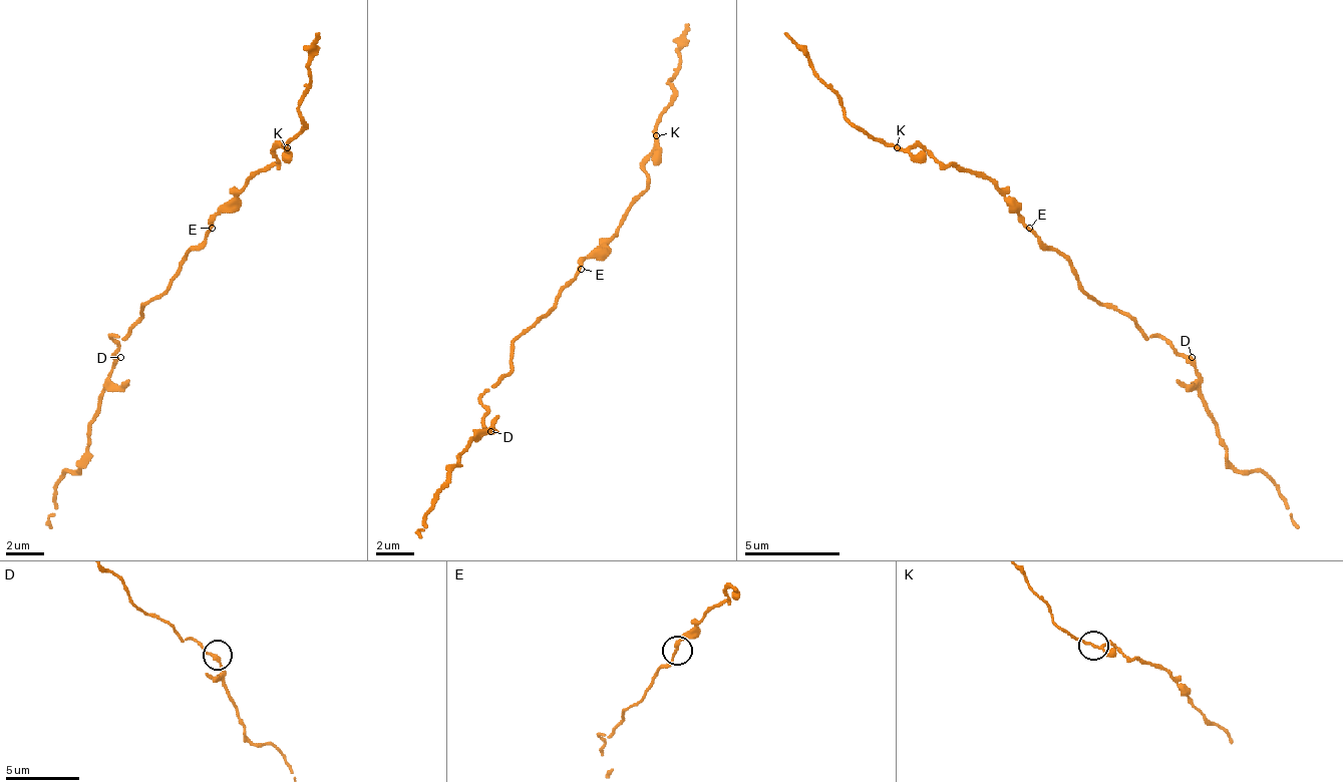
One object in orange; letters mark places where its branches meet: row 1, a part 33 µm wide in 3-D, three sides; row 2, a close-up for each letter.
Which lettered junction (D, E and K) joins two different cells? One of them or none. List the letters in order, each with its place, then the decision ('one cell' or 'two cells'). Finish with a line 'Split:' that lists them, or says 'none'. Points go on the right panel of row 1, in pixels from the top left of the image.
D: (1192, 357) | one cell
E: (1029, 228) | one cell
K: (897, 147) | one cell
Split: none

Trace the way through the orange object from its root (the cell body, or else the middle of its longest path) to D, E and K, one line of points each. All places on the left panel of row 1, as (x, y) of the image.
D: (183, 261), (178, 276), (144, 309), (144, 314), (120, 338), (111, 338), (115, 342), (115, 357), (120, 357)
E: (183, 261), (207, 238), (212, 228)
K: (183, 261), (207, 238), (212, 219), (259, 170), (269, 170), (278, 160), (273, 156), (278, 146), (288, 146)

